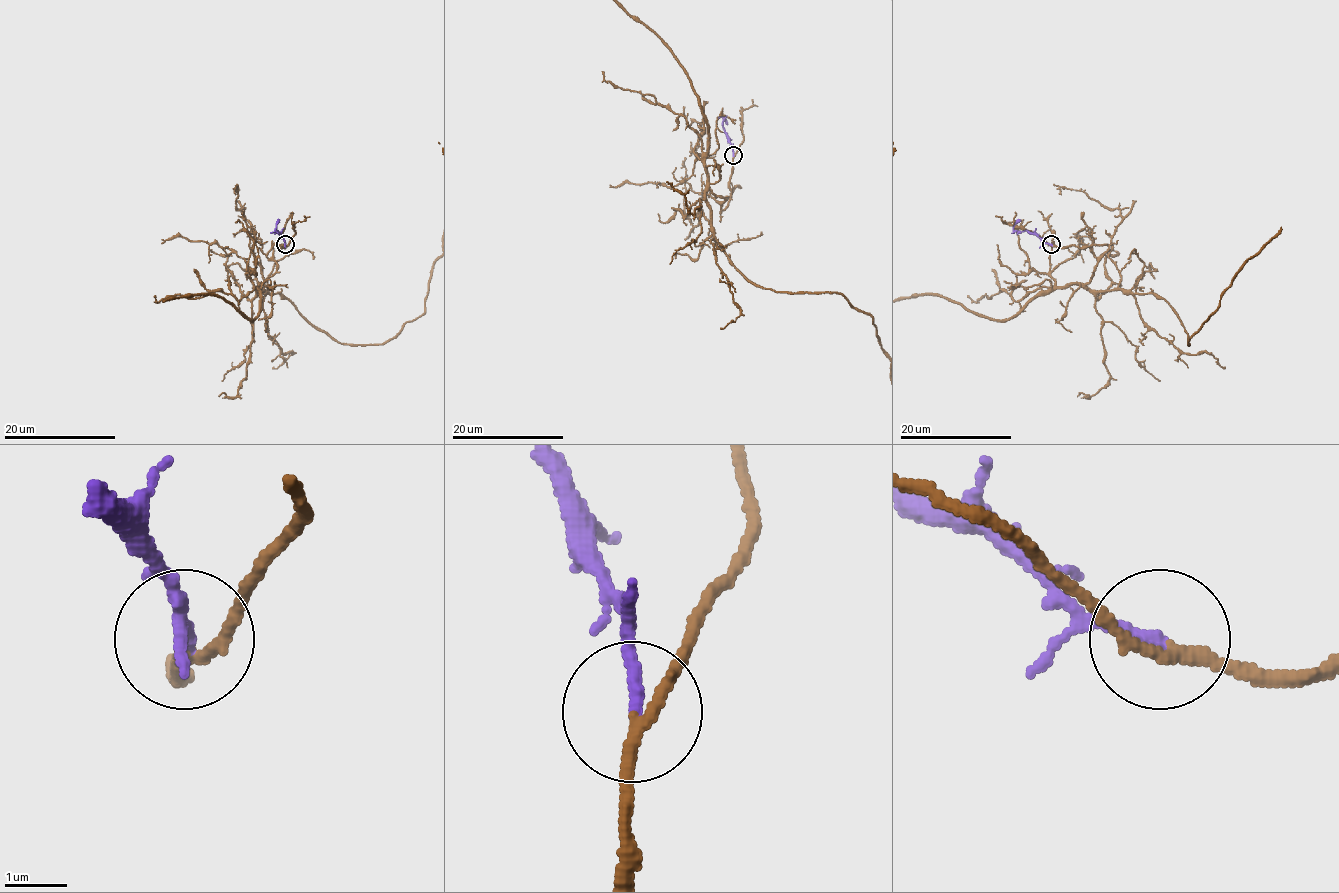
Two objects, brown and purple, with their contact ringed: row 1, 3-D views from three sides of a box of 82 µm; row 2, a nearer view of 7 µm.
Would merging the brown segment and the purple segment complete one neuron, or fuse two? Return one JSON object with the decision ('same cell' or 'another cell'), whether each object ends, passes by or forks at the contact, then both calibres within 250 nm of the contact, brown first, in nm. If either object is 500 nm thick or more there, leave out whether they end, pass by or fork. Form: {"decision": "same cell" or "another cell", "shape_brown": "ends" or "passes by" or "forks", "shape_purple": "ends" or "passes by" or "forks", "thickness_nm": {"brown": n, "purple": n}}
{"decision": "same cell", "shape_brown": "passes by", "shape_purple": "ends", "thickness_nm": {"brown": 190, "purple": 200}}

